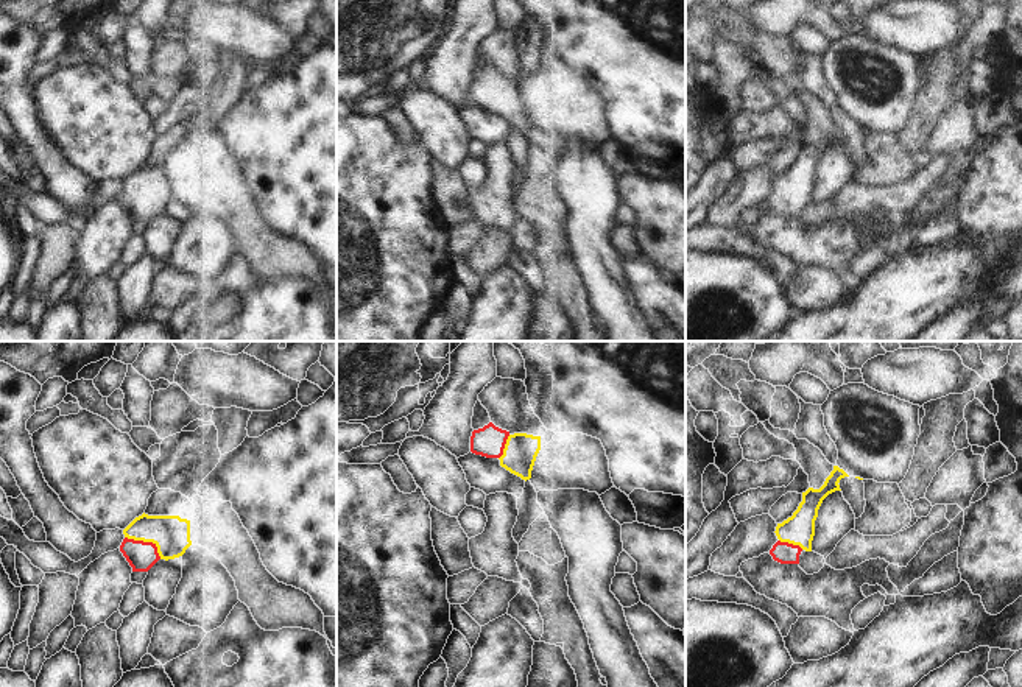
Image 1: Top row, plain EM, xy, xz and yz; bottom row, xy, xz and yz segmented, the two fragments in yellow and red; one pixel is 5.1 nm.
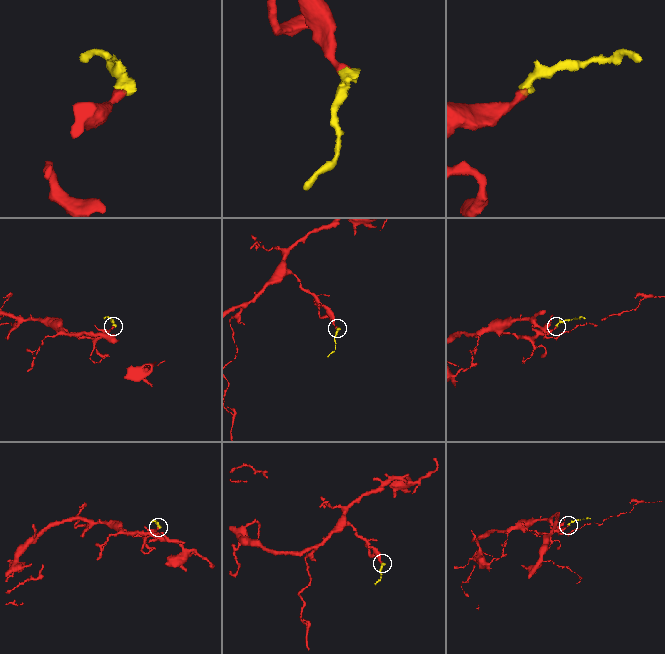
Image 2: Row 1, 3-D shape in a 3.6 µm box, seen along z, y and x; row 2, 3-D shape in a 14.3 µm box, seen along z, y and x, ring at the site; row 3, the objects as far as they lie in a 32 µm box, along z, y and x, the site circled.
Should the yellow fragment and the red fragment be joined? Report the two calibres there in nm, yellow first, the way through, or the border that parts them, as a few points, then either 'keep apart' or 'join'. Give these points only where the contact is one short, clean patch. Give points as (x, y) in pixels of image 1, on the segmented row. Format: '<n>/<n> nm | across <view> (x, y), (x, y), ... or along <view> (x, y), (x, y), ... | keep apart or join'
190/150 nm | across xy (170, 533), (147, 541), (140, 555) | join

